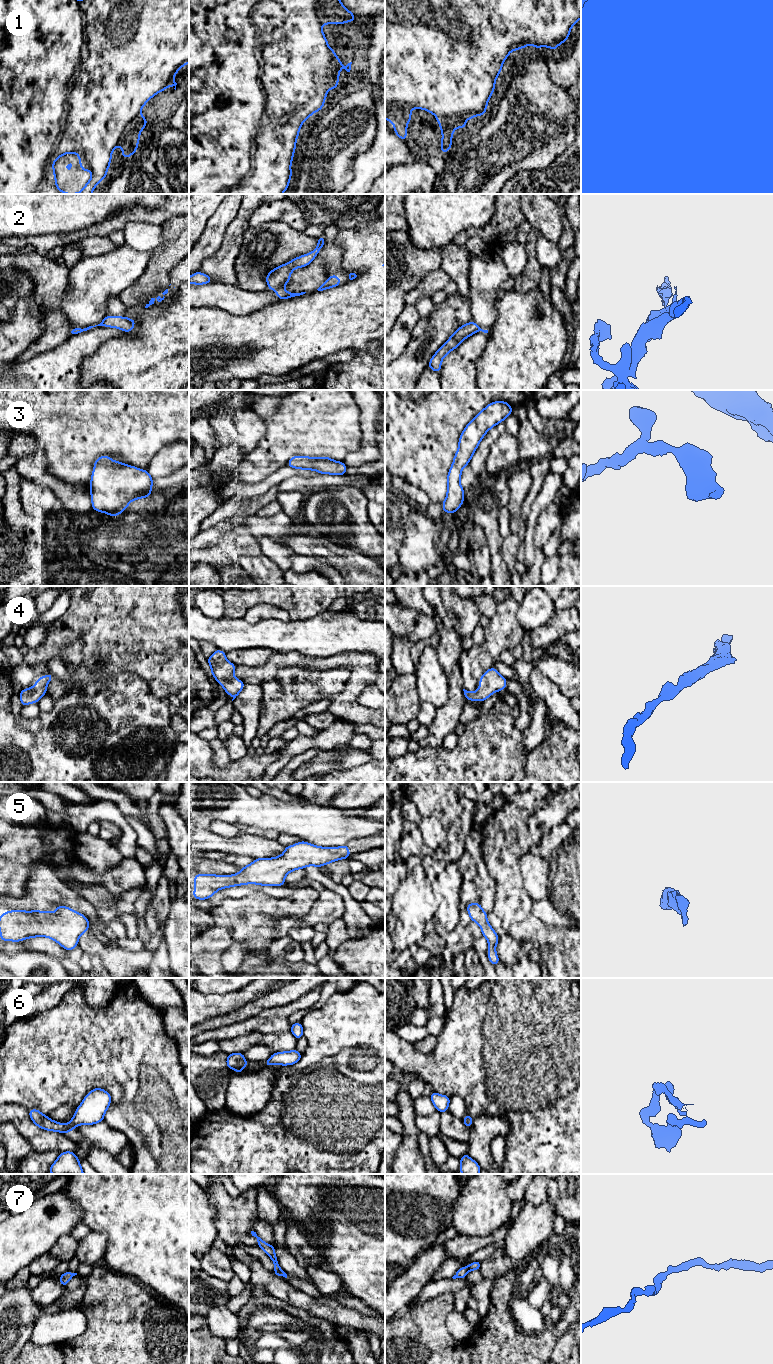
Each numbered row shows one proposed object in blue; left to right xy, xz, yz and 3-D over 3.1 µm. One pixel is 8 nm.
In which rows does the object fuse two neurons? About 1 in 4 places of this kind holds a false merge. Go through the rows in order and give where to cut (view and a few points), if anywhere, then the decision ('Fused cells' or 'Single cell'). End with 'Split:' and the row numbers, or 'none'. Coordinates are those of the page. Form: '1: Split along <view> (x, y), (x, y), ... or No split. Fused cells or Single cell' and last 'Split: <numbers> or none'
1: No split. Single cell
2: Split along xz (281, 287), (276, 290). Fused cells
3: No split. Single cell
4: No split. Single cell
5: No split. Single cell
6: No split. Single cell
7: No split. Single cell
Split: 2

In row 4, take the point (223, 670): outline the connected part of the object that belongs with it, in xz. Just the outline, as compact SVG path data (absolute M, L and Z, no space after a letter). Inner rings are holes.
M217 649L211 657L207 658L211 667L211 674L215 677L226 694L233 697L232 701L242 691L245 683L234 676L236 665L226 659L226 653Z

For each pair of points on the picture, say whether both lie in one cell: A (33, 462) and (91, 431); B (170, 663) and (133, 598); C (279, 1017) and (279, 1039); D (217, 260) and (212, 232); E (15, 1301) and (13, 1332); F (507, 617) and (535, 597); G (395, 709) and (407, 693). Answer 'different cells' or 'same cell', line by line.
A: different cells
B: same cell
C: different cells
D: different cells
E: same cell
F: different cells
G: same cell

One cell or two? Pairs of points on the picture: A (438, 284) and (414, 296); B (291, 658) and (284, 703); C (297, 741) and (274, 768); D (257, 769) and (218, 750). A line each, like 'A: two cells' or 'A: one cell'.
A: one cell
B: two cells
C: one cell
D: two cells

